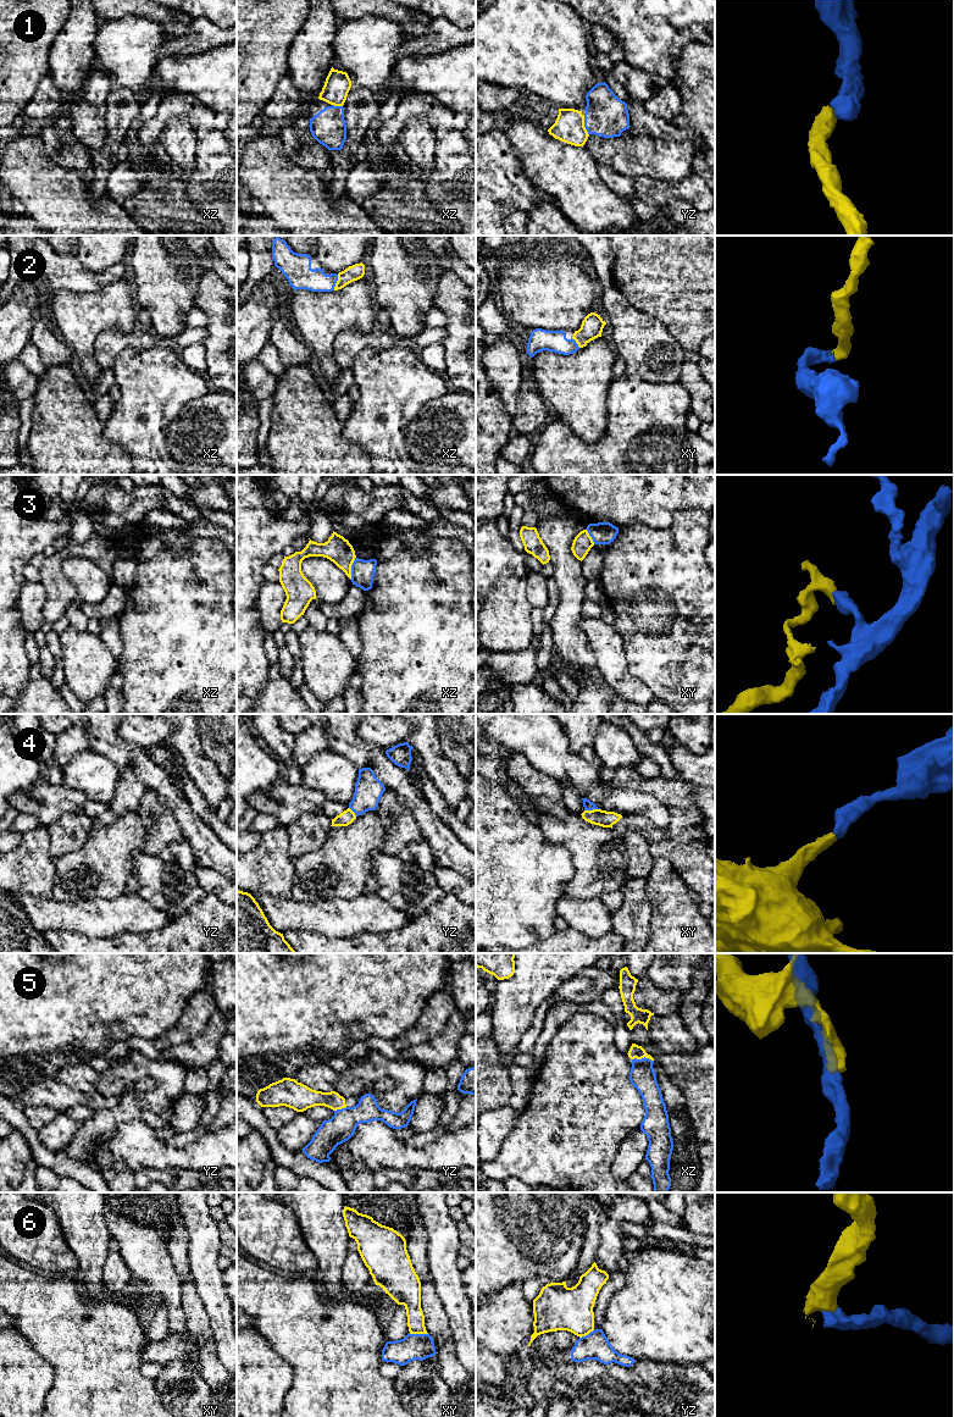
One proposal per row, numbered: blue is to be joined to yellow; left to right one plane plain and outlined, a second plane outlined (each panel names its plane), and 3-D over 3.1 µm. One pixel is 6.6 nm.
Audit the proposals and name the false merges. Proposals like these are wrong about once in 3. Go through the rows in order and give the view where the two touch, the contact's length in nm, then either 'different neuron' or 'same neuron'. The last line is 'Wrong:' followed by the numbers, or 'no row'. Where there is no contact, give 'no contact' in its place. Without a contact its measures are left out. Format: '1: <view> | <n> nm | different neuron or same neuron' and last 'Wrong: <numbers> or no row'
1: yz | 140 nm | same neuron
2: xz | 110 nm | same neuron
3: xz | 160 nm | different neuron
4: xy | 110 nm | same neuron
5: xz | 140 nm | different neuron
6: xy | 130 nm | different neuron
Wrong: 3, 5, 6

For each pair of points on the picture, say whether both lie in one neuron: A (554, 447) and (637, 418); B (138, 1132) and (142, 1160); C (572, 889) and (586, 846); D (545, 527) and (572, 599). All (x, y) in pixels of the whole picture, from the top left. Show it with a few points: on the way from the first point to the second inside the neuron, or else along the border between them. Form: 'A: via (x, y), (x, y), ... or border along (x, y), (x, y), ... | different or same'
A: via (575, 453), (602, 453), (616, 438) | same
B: via (138, 1139), (138, 1147), (142, 1152) | same
C: via (583, 878), (586, 875), (586, 857) | same
D: via (559, 546), (560, 554), (567, 566), (570, 581) | same

